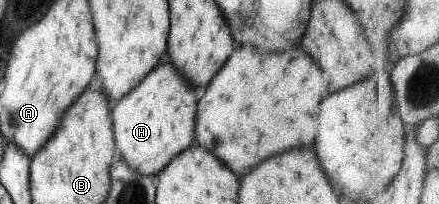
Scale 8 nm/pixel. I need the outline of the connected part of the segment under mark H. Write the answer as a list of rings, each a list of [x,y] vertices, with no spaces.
[[[166,53],[160,65],[156,65],[111,111],[116,142],[114,161],[124,161],[146,177],[160,175],[174,157],[196,143],[197,105],[196,88],[174,69]]]

